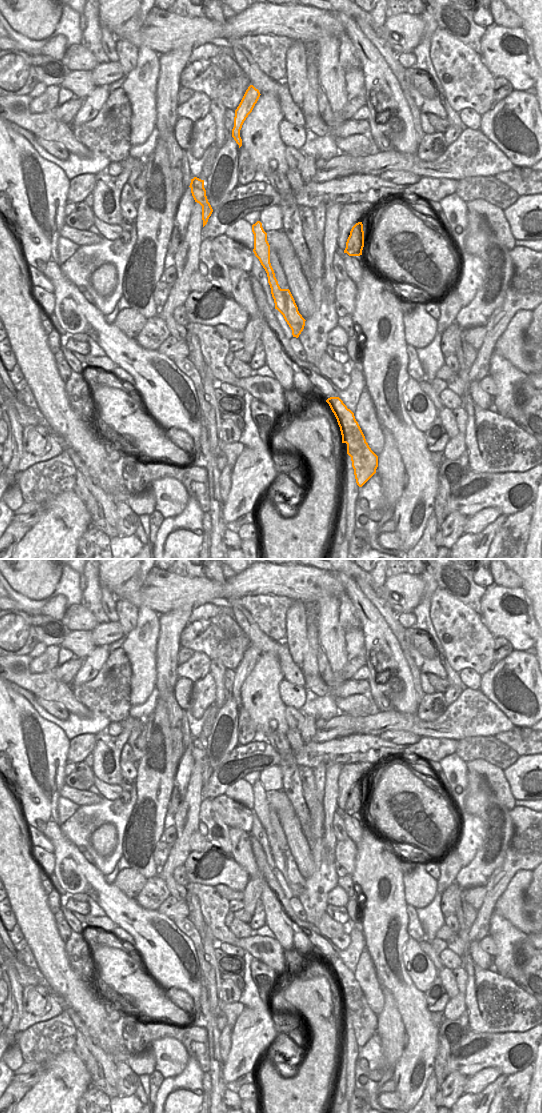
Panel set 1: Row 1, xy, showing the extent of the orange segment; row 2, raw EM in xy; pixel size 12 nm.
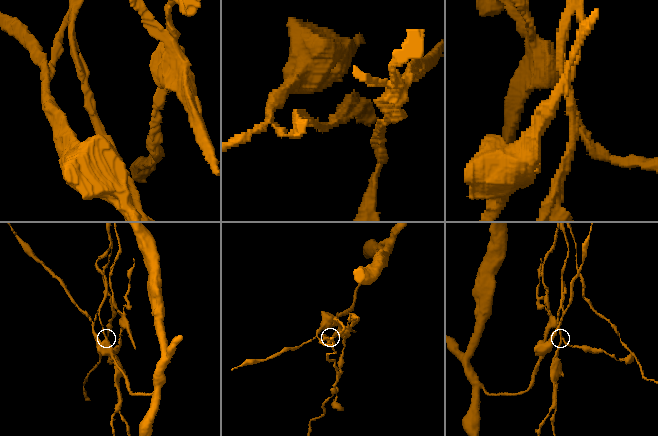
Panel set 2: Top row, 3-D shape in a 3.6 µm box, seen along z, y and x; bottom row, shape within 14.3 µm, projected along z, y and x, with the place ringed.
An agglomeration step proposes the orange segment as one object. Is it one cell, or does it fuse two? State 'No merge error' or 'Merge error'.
Merge error

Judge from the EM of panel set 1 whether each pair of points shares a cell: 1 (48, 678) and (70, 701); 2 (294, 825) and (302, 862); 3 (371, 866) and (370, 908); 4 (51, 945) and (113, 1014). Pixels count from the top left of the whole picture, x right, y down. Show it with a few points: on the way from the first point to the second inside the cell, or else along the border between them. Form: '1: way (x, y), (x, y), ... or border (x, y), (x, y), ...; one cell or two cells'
1: way (53, 684), (64, 695); one cell
2: way (294, 834), (301, 853); one cell
3: way (371, 876), (371, 898); one cell
4: border (105, 1002), (106, 1017), (112, 1023); two cells

